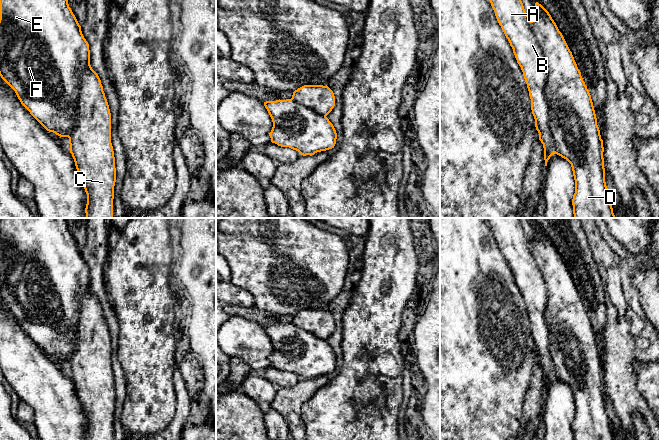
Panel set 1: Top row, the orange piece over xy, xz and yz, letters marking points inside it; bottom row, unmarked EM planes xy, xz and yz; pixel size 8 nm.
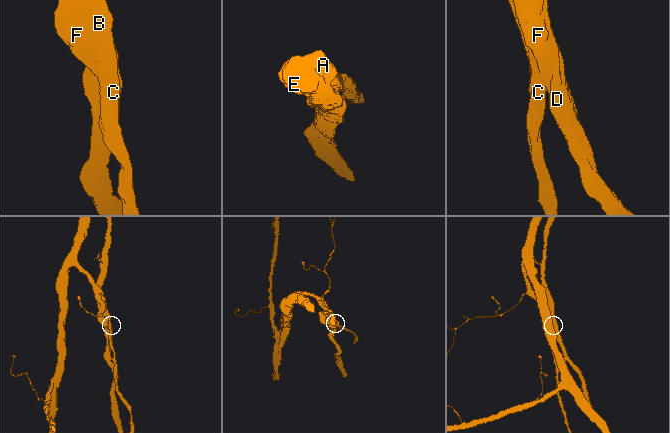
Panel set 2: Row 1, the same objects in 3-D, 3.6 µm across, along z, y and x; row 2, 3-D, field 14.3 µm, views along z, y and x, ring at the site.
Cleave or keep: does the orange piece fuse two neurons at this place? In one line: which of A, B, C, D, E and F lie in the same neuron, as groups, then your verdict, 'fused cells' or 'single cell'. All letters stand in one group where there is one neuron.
A B C / D E F | fused cells

